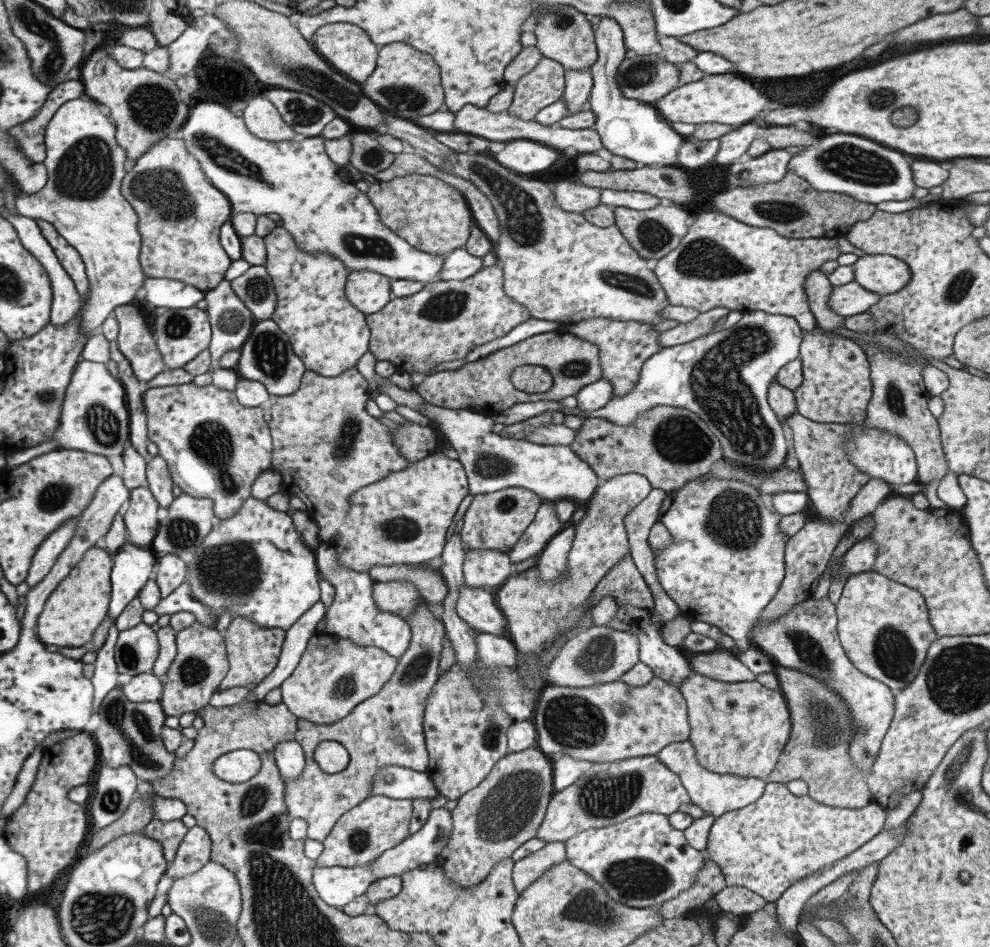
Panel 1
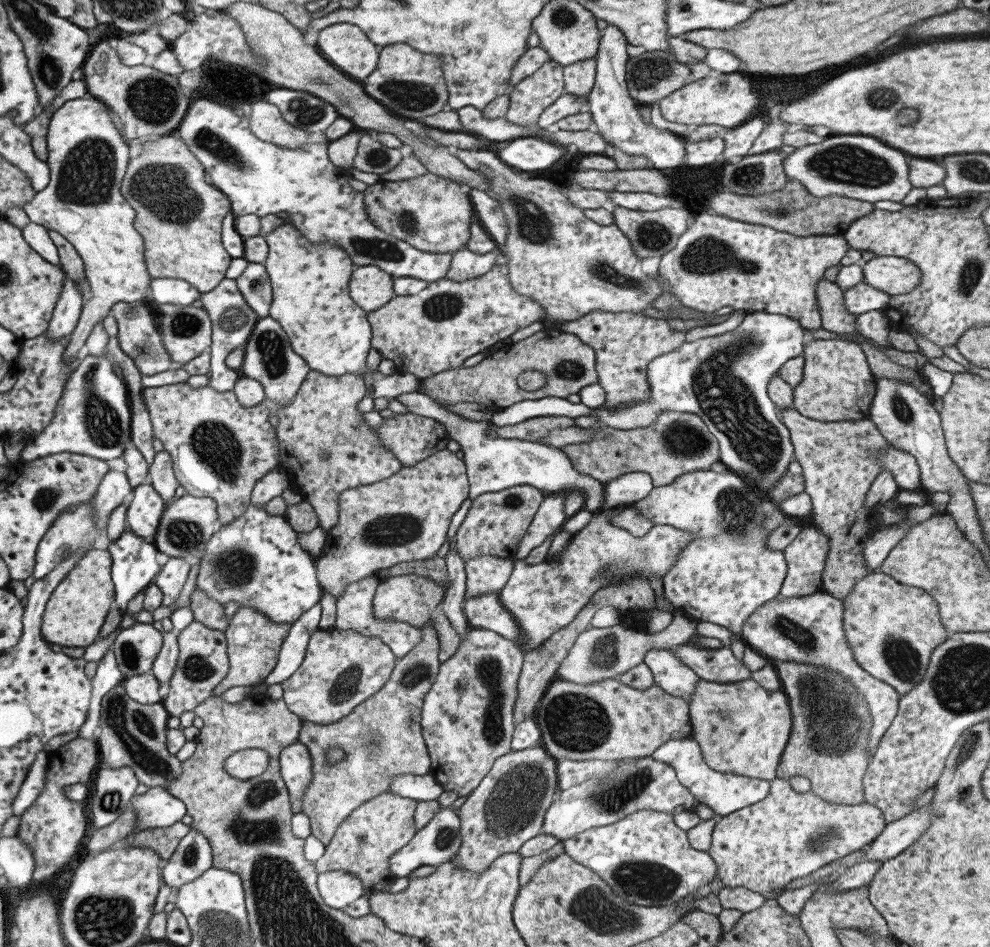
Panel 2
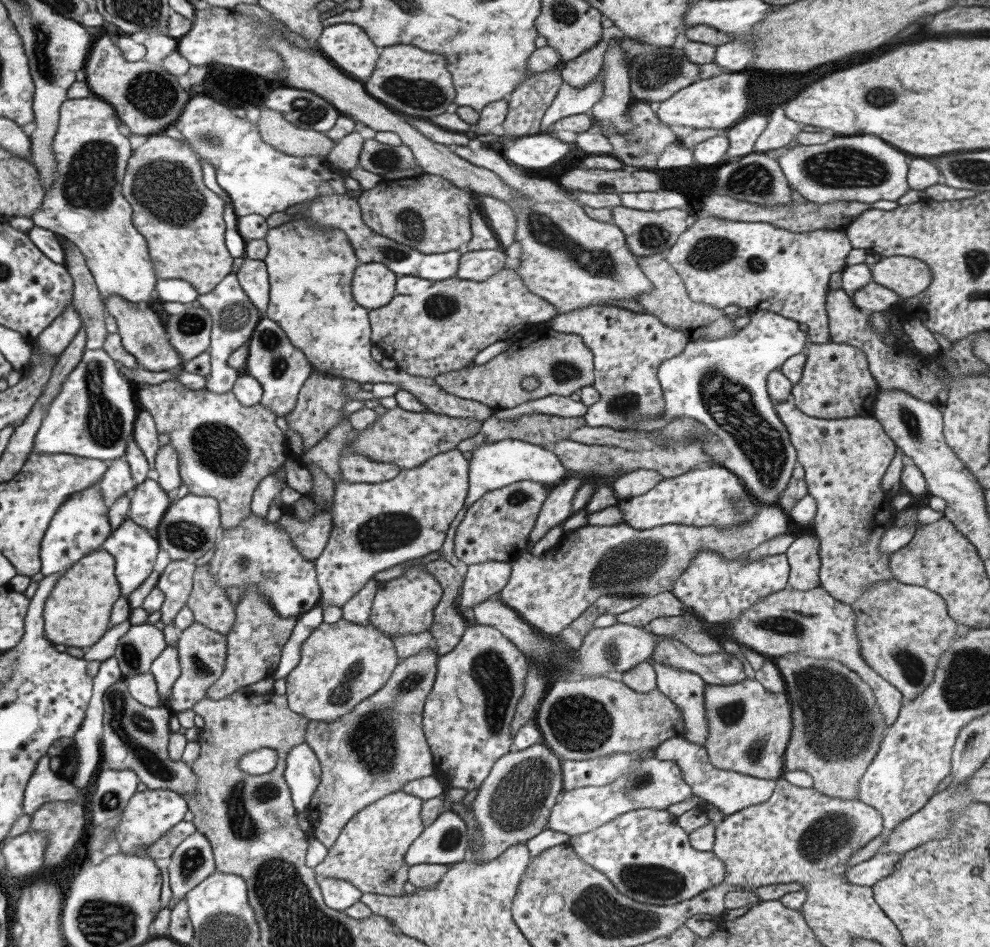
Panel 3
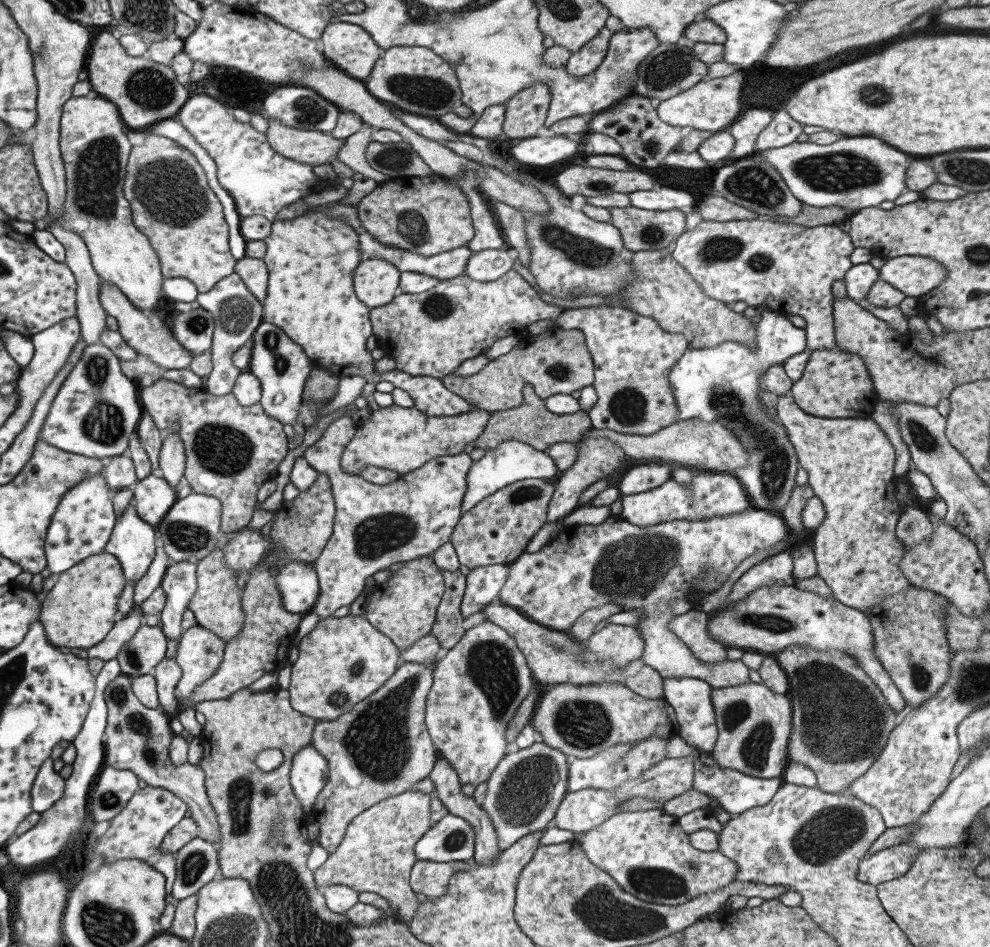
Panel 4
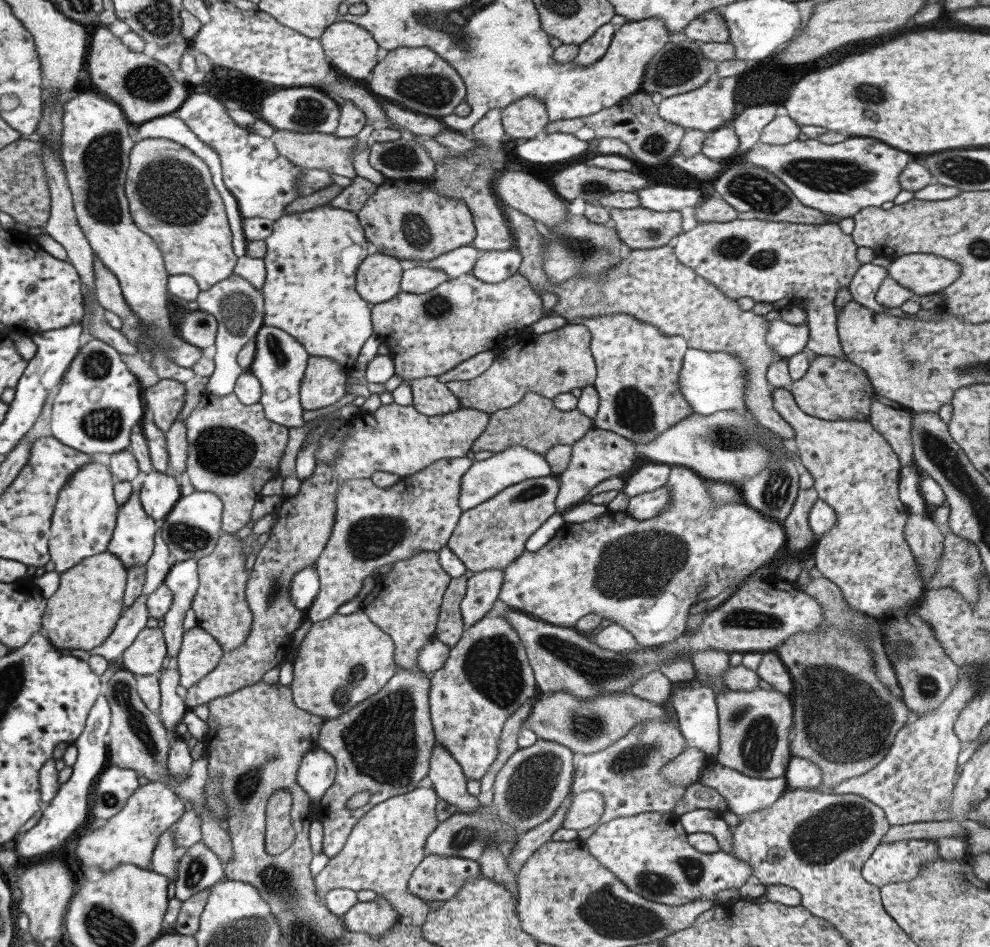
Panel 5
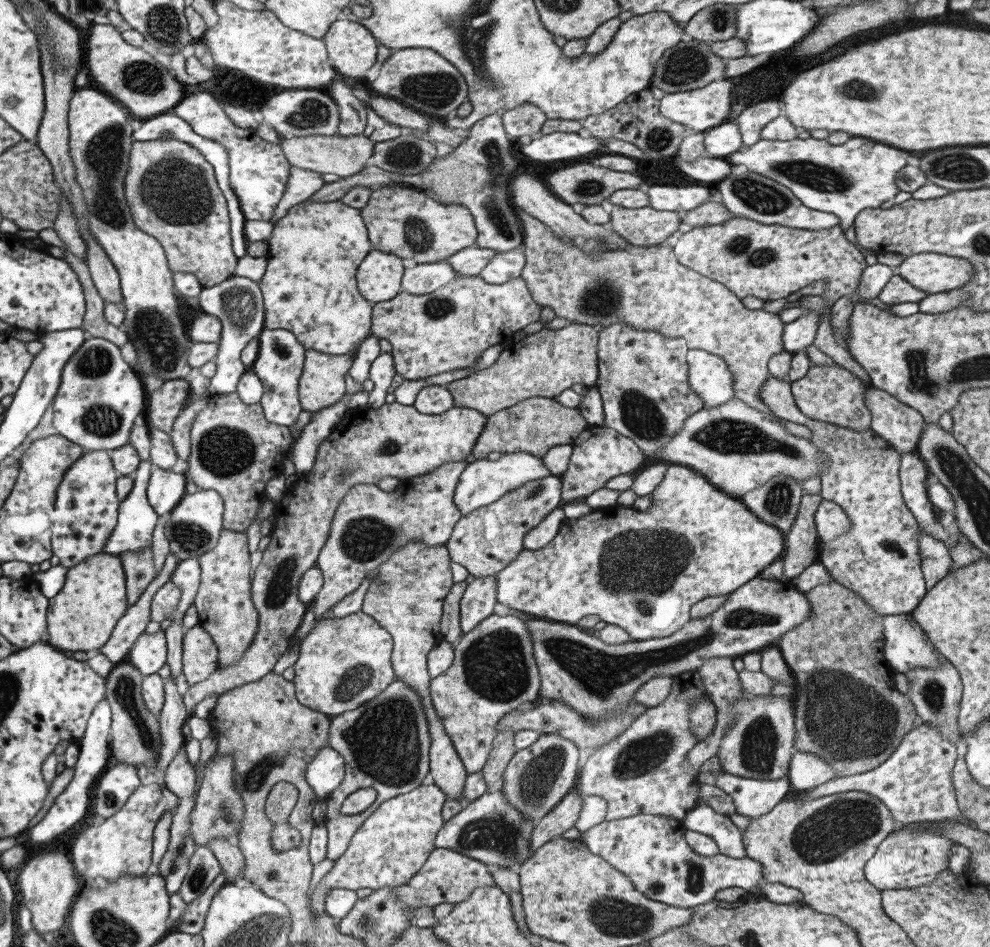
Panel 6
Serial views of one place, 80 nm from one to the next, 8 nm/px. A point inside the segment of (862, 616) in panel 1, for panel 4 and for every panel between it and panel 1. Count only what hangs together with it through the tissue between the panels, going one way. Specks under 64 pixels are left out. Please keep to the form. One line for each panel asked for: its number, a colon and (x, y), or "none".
2: (892, 629)
3: (902, 629)
4: (908, 633)

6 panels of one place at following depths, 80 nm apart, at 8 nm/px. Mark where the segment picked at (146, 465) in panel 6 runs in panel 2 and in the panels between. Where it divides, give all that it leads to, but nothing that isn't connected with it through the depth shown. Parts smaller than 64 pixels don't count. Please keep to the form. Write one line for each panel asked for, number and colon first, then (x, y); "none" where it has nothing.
2: (133, 568)
3: (134, 549)
4: (132, 541)
5: (131, 541)

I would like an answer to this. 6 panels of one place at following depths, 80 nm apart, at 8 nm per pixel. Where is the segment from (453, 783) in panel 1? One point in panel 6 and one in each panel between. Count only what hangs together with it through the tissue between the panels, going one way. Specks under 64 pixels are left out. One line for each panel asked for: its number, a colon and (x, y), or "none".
2: (466, 717)
3: (466, 717)
4: (477, 685)
5: (487, 676)
6: (493, 672)

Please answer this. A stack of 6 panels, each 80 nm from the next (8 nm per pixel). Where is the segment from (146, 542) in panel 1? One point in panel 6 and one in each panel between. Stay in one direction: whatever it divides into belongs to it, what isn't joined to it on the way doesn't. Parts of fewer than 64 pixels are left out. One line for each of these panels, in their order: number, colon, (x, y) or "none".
2: (142, 515)
3: (149, 501)
4: (152, 497)
5: (158, 493)
6: (165, 489)

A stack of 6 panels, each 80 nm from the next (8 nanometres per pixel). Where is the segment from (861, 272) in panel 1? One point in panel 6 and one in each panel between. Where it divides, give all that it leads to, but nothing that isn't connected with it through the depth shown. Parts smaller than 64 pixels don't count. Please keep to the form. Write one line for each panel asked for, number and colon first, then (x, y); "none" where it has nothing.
2: (893, 275)
3: (906, 277)
4: (913, 275)
5: (921, 274)
6: (931, 273)

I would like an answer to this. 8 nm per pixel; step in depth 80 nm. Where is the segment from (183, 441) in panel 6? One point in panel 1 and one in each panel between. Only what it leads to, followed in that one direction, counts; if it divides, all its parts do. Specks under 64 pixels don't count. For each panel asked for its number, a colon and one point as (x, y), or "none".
1: (158, 481)
2: (161, 478)
3: (165, 469)
4: (171, 460)
5: (175, 436)

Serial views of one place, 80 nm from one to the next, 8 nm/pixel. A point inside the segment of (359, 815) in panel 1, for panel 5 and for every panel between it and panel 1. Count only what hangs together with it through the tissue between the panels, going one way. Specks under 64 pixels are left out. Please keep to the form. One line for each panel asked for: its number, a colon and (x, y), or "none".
2: (362, 844)
3: (369, 852)
4: (376, 854)
5: (382, 850)

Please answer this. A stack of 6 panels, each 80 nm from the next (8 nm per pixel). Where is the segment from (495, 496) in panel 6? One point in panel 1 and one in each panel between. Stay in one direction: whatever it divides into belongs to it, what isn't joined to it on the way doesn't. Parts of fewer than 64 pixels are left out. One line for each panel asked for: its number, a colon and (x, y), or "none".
1: (554, 472)
2: (492, 464)
3: (495, 464)
4: (512, 460)
5: (483, 478)

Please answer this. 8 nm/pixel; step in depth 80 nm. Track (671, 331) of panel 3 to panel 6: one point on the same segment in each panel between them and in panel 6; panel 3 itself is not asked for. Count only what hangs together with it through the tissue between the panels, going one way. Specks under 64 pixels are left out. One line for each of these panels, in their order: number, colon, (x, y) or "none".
4: (631, 356)
5: (637, 366)
6: (642, 379)

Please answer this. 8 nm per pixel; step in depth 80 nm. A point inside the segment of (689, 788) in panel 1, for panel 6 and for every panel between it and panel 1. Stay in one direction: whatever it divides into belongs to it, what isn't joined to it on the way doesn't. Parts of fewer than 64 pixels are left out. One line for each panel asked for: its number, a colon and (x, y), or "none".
2: (724, 793)
3: (728, 791)
4: (735, 793)
5: (743, 794)
6: (751, 798)

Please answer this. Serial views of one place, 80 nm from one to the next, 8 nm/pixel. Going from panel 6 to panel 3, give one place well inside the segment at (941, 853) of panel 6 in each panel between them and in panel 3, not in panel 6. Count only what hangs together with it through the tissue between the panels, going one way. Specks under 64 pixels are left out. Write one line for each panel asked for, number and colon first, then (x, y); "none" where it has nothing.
3: (868, 872)
4: (883, 865)
5: (900, 861)

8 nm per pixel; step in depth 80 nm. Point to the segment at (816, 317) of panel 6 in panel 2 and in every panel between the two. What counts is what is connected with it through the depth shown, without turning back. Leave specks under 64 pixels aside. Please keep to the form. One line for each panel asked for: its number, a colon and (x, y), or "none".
2: (722, 379)
3: (721, 383)
4: (721, 382)
5: (786, 339)

